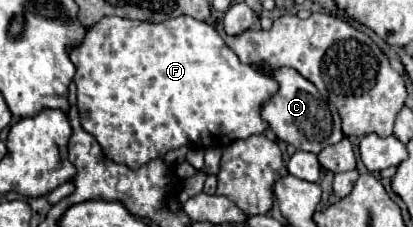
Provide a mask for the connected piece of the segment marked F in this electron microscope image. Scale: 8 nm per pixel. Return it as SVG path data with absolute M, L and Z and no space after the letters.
M106 16L88 30L82 46L72 50L70 60L76 66L74 84L82 128L98 140L106 156L132 170L180 146L226 148L234 140L264 134L268 124L260 112L278 90L272 76L242 64L212 24L190 16L178 16L162 24Z

